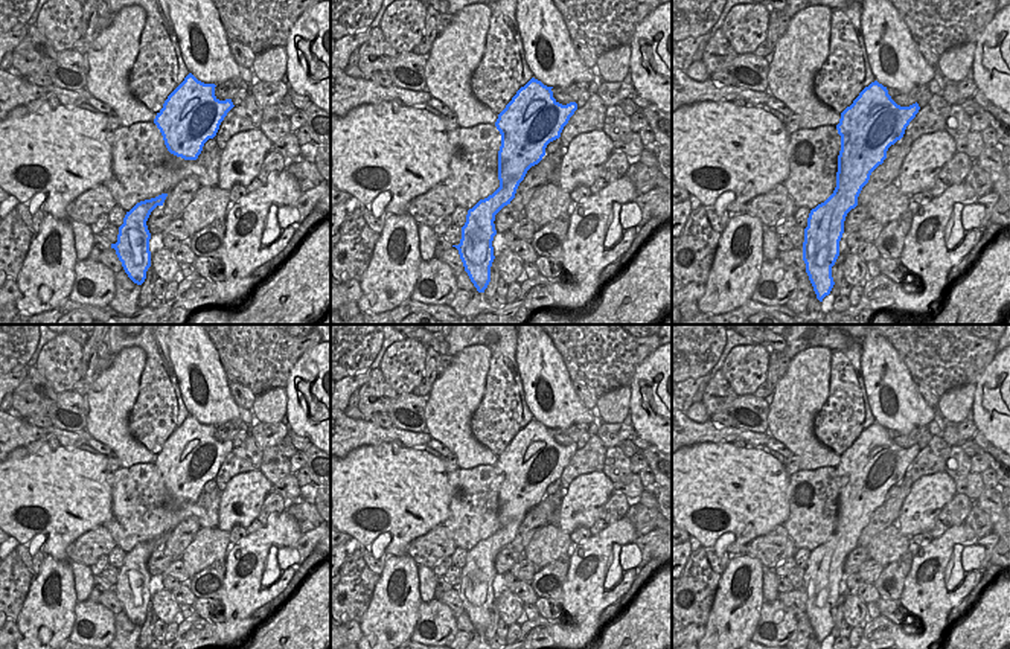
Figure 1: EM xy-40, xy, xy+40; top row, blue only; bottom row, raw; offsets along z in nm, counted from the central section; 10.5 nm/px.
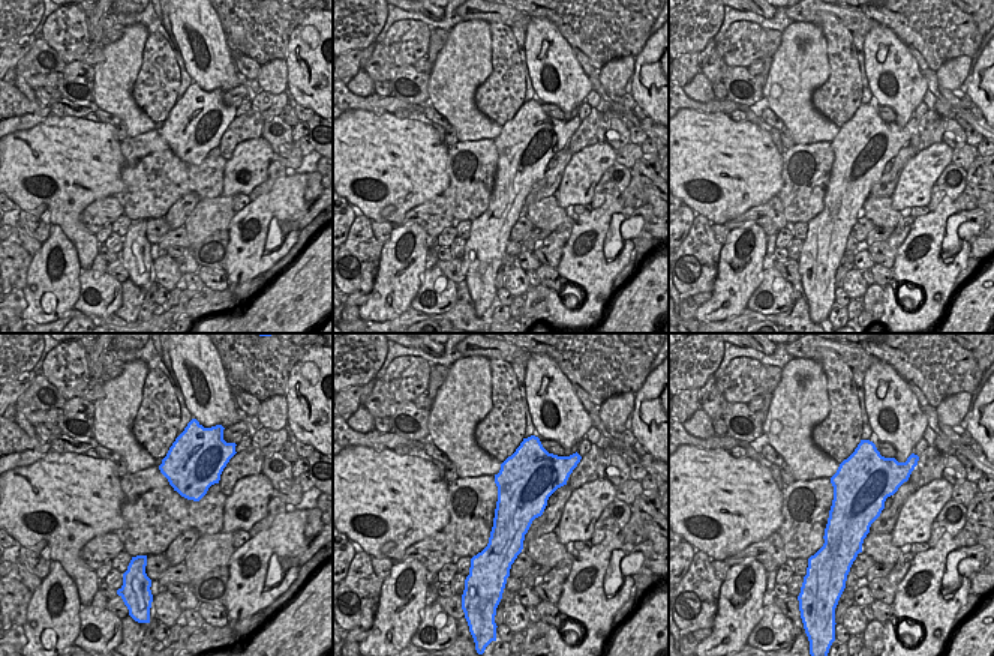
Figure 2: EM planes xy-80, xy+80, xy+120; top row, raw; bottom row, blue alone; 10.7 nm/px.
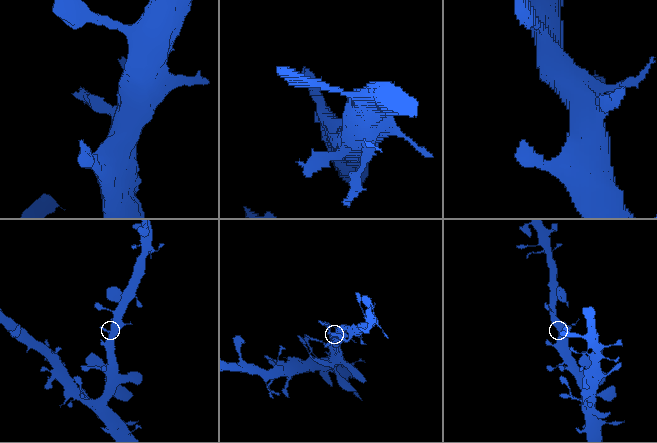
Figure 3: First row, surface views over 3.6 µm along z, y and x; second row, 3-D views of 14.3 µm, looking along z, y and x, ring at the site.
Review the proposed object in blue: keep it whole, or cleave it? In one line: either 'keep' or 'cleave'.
keep

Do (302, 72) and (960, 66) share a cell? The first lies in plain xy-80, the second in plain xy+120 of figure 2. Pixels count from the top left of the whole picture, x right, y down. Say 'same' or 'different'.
different

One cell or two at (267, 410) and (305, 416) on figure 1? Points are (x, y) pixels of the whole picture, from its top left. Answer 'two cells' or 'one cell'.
two cells

